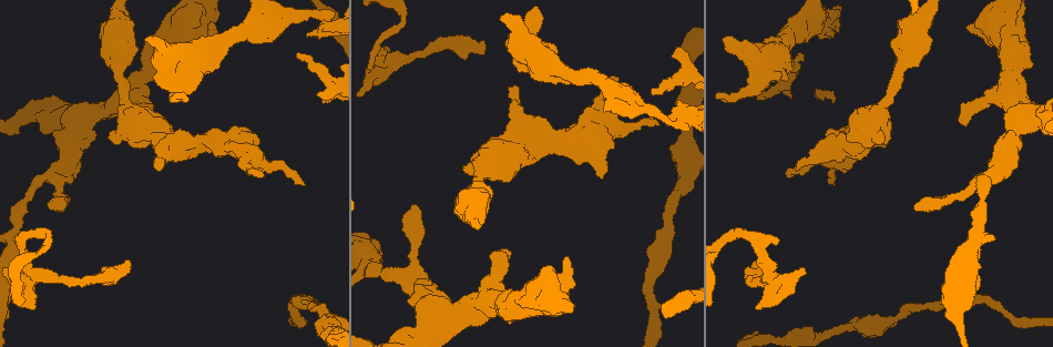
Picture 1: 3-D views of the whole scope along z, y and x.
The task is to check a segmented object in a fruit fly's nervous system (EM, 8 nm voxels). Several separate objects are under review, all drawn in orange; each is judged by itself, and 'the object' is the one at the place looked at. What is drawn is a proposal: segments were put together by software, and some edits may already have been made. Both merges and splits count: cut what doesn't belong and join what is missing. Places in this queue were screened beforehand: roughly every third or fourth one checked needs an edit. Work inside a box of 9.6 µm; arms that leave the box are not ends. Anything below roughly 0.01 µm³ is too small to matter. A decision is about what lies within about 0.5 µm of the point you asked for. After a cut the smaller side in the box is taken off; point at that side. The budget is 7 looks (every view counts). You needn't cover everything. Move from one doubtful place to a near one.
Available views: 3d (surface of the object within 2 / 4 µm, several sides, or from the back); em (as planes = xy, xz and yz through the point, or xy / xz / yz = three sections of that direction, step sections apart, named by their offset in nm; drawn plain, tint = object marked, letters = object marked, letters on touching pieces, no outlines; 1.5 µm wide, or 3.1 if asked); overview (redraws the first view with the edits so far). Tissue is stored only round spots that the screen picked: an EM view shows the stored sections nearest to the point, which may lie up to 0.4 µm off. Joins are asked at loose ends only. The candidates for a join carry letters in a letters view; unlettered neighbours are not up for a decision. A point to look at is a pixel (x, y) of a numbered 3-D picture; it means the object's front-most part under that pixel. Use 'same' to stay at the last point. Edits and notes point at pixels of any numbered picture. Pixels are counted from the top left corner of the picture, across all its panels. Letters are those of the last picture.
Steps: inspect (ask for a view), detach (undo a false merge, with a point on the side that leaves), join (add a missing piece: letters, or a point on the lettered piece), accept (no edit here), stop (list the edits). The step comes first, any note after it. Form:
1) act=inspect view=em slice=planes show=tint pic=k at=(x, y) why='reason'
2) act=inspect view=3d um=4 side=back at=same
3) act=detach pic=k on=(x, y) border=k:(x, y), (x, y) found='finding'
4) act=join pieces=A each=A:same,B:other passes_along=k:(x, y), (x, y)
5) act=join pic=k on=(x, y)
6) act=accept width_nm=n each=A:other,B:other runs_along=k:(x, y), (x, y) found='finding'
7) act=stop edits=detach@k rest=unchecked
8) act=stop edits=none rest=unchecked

act=inspect view=3d um=4 pic=1 at=(129, 260) why='long arm stops here'

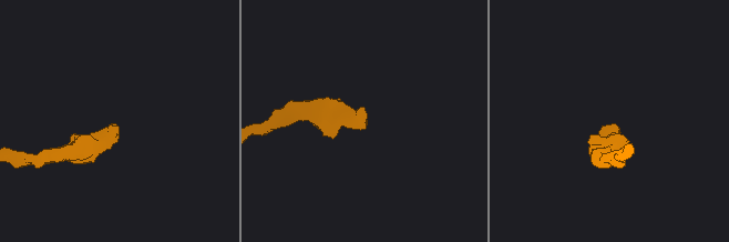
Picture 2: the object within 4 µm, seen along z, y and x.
act=inspect view=em slice=planes show=letters pic=2 at=(362, 125)

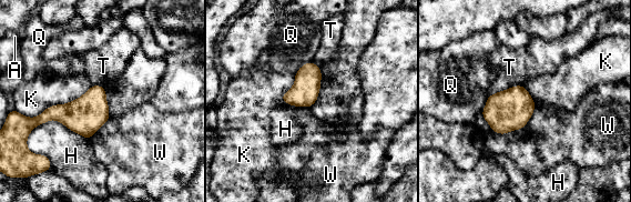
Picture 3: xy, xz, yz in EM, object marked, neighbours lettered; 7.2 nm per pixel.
act=accept width_nm=200 each=A:other,H:other,K:other,Q:other,T:other,W:other border=3:(536, 105), (521, 128), (491, 131) found='no lettered piece goes on from it'

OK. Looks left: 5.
act=inspect view=3d um=4 pic=1 at=(194, 89) why='free end'

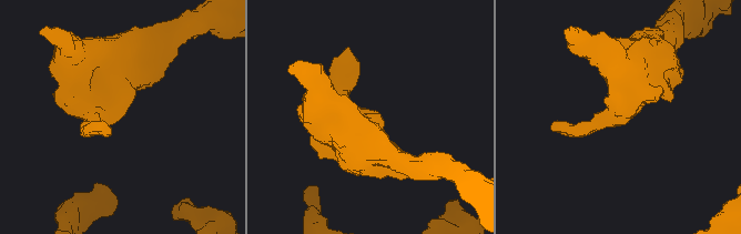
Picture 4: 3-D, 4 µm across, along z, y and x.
act=inspect view=em slice=planes show=letters pic=4 at=(370, 112)

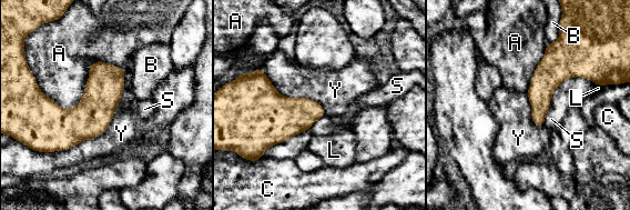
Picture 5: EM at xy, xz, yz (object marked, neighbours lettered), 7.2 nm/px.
act=accept each=A:other,B:other,C:other,L:other,S:other,Y:other found='none of them fits'

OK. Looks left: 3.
act=inspect view=3d um=4 pic=1 at=(800, 52)

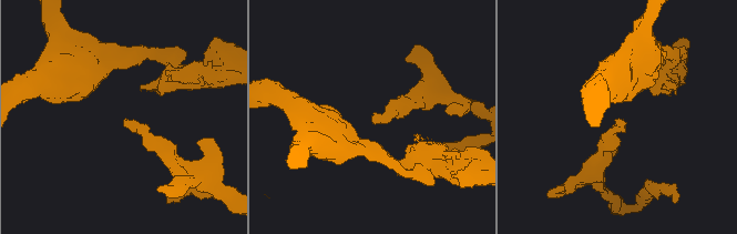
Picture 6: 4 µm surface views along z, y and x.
act=inspect view=em slice=yz step=4 show=tint pic=6 at=(124, 120) why='need the tissue'

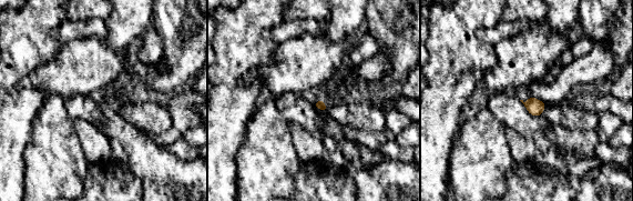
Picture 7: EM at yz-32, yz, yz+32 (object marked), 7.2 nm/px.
act=inspect view=em slice=planes show=letters at=same why='cut it another way'

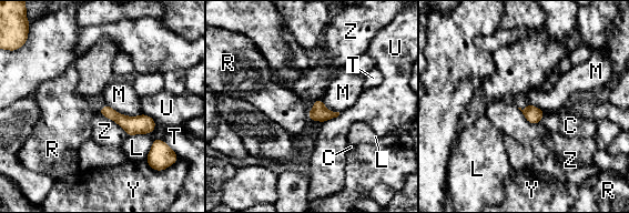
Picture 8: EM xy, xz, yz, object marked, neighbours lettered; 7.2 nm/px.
act=accept each=C:other,L:other,M:other,R:other,T:other,U:other,Y:other,Z:other border=8:(98, 111), (113, 120), (129, 135) found='none of them fits'

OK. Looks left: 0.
act=stop edits=none rest=unchecked

